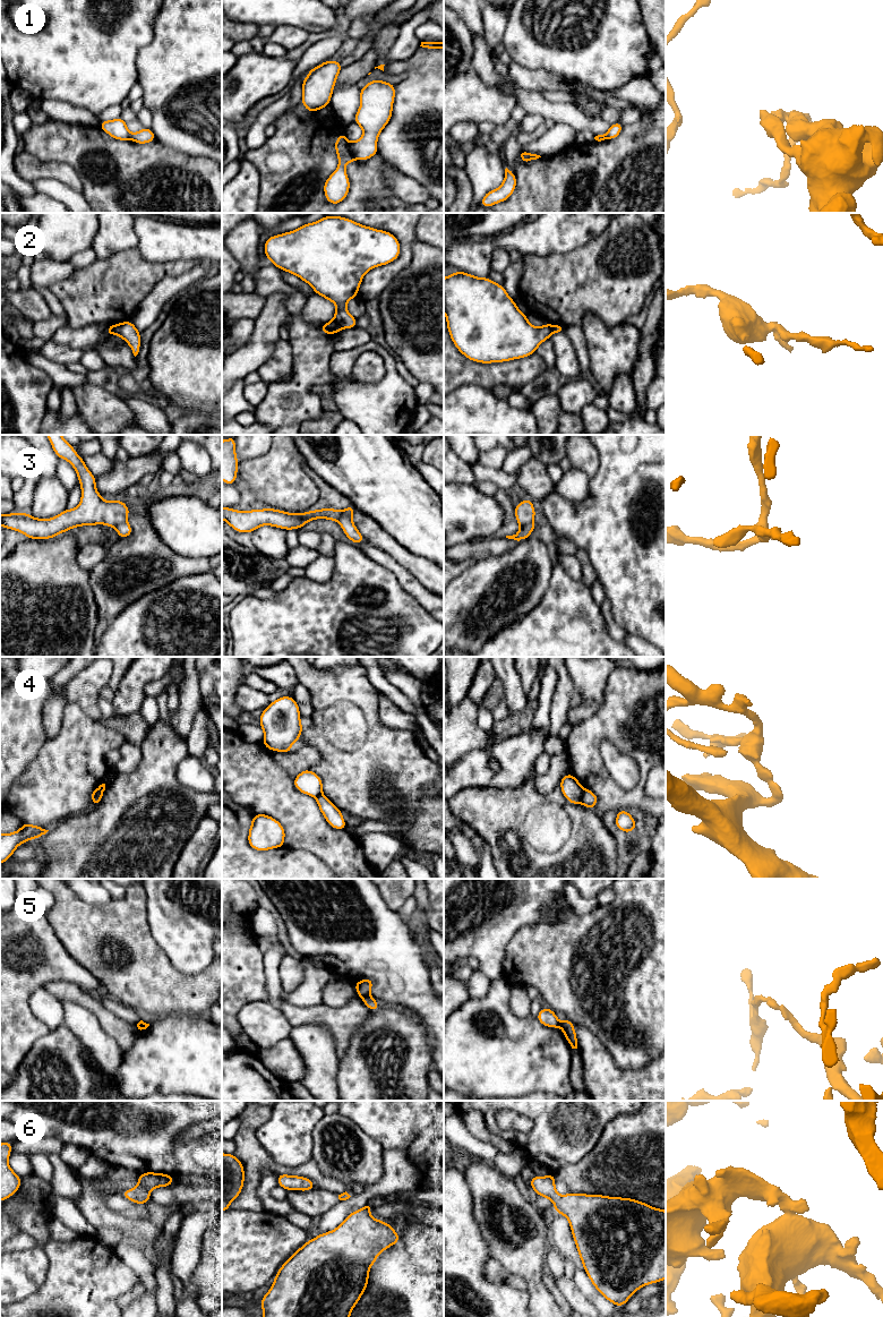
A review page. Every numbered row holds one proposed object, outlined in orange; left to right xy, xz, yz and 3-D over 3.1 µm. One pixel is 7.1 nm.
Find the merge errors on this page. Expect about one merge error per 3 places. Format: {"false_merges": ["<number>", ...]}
{"false_merges": ["1", "2", "3", "4", "5"]}

